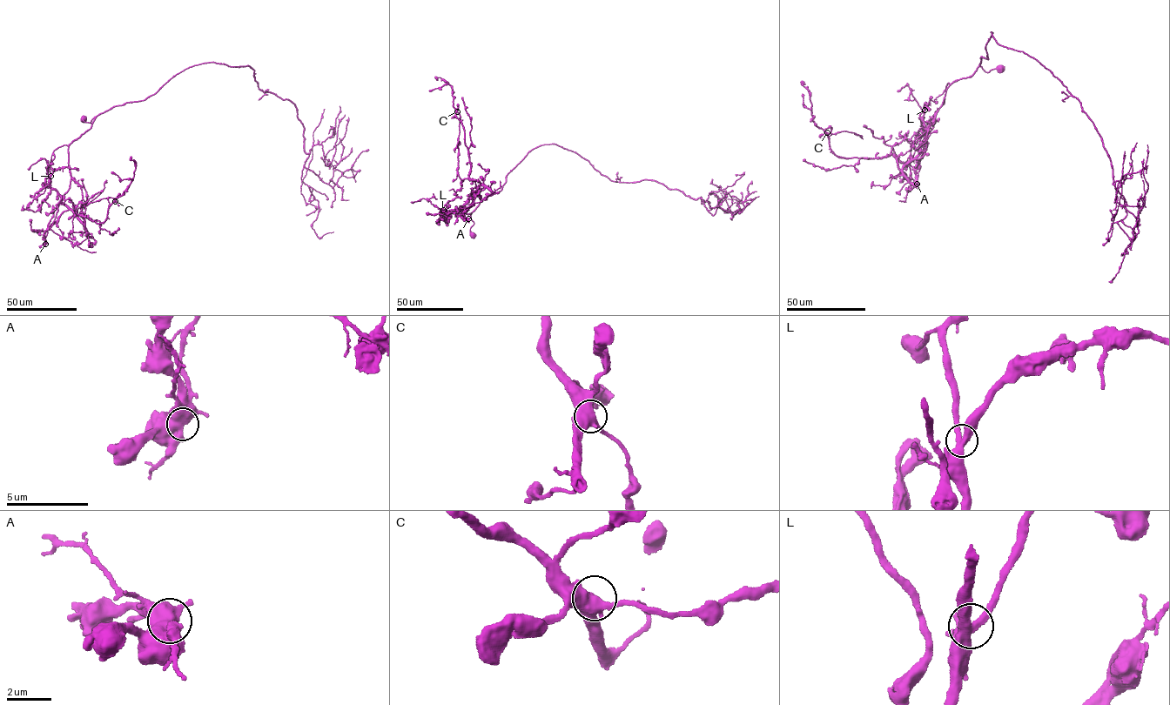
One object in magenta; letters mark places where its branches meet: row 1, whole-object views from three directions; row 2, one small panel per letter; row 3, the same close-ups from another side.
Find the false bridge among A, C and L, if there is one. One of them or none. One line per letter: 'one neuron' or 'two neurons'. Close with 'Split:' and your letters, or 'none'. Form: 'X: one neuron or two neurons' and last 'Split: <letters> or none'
A: two neurons
C: one neuron
L: one neuron
Split: A

